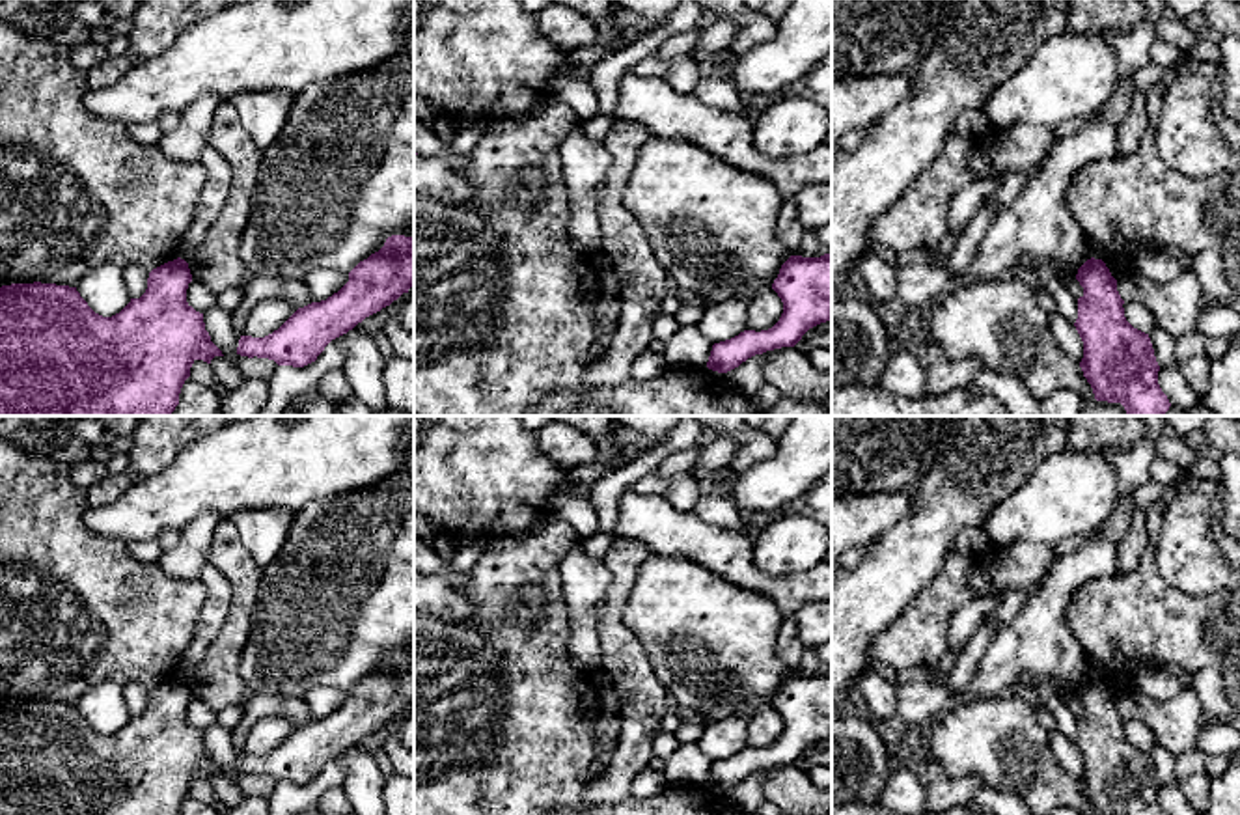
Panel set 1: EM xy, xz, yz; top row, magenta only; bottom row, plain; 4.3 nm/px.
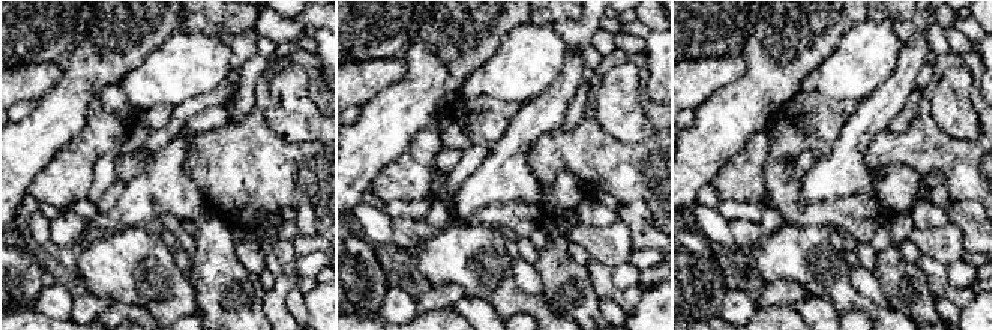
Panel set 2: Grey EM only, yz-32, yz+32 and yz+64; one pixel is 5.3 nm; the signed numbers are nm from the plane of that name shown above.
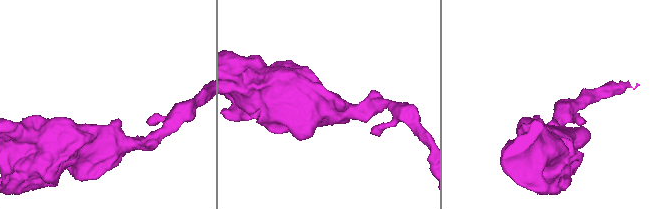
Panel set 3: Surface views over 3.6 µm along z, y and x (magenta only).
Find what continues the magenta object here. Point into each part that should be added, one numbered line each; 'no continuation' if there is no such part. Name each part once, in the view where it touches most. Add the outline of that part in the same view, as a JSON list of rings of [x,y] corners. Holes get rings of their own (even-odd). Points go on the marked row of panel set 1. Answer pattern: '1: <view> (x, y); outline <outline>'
no continuation

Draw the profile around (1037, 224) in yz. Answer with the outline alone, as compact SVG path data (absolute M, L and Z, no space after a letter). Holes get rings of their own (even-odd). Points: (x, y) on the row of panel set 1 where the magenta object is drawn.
M1119 76L1113 91L1078 132L1054 142L1039 172L990 222L975 257L957 283L1013 276L1026 257L1063 263L1091 259L1089 241L1067 205L1070 177L1083 166L1117 155L1117 131L1132 106L1132 76Z

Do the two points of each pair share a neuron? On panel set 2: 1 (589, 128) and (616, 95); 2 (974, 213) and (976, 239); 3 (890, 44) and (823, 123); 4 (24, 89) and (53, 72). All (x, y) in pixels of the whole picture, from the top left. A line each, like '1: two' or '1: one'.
1: two
2: one
3: two
4: one

